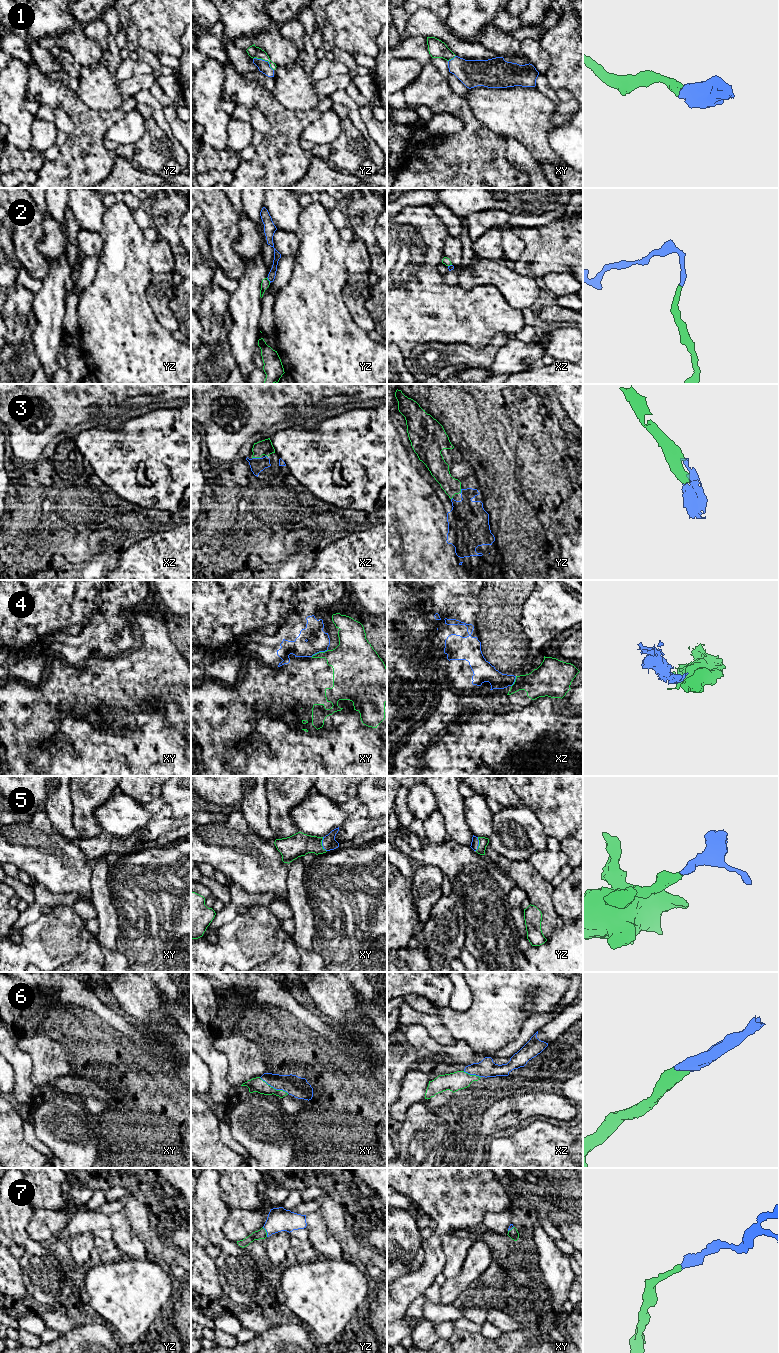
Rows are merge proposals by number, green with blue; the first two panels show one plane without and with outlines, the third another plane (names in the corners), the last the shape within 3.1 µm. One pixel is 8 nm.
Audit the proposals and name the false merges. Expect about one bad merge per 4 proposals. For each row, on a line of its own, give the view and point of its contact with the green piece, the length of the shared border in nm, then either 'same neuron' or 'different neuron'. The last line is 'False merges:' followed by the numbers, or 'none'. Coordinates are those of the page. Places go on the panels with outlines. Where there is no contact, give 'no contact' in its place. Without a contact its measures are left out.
1: yz (265, 60) | 190 nm | same neuron
2: yz (268, 280) | 50 nm | same neuron
3: xz (256, 457) | 60 nm | same neuron
4: xy (319, 652) | 150 nm | different neuron
5: xy (321, 844) | 120 nm | same neuron
6: xy (273, 1088) | 280 nm | same neuron
7: yz (266, 1232) | 90 nm | same neuron
False merges: 4

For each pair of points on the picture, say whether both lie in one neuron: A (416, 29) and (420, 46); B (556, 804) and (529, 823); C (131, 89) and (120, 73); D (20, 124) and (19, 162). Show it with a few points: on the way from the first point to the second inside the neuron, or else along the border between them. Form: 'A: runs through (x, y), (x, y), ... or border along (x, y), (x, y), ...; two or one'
A: border along (405, 34), (426, 37); two
B: border along (515, 807), (529, 807), (540, 821), (547, 836); two
C: border along (148, 74), (134, 74), (118, 83); two
D: border along (10, 143), (21, 149), (31, 147); two

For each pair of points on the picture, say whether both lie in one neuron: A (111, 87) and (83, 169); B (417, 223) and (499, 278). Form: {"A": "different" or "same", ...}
{"A": "different", "B": "different"}

